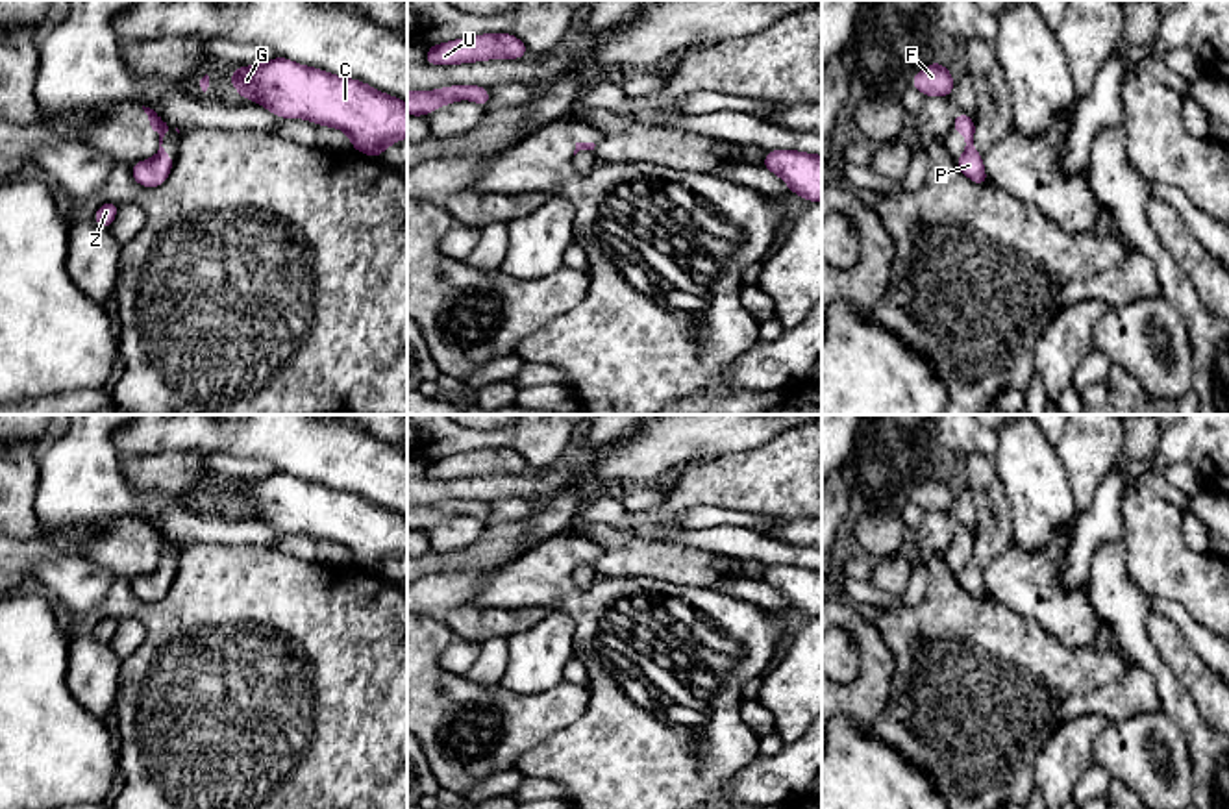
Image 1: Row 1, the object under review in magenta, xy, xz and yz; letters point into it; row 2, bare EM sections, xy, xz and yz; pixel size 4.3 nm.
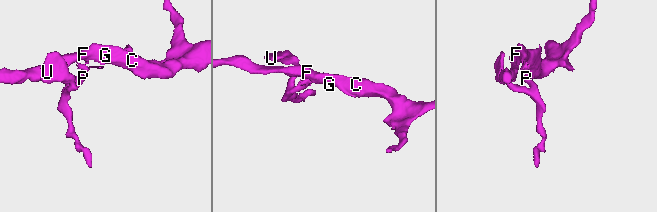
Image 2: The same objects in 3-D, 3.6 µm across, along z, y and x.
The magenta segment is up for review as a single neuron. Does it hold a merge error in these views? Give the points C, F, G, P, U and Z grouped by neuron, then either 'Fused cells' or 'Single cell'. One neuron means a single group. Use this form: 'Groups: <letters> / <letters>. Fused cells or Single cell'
Groups: C F G / P U Z. Fused cells

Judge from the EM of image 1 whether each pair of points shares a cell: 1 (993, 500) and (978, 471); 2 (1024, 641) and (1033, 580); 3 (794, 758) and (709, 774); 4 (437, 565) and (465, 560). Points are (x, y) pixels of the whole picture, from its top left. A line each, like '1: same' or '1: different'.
1: same
2: different
3: different
4: same

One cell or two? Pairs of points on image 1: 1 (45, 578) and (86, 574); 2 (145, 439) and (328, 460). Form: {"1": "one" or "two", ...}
{"1": "one", "2": "one"}

